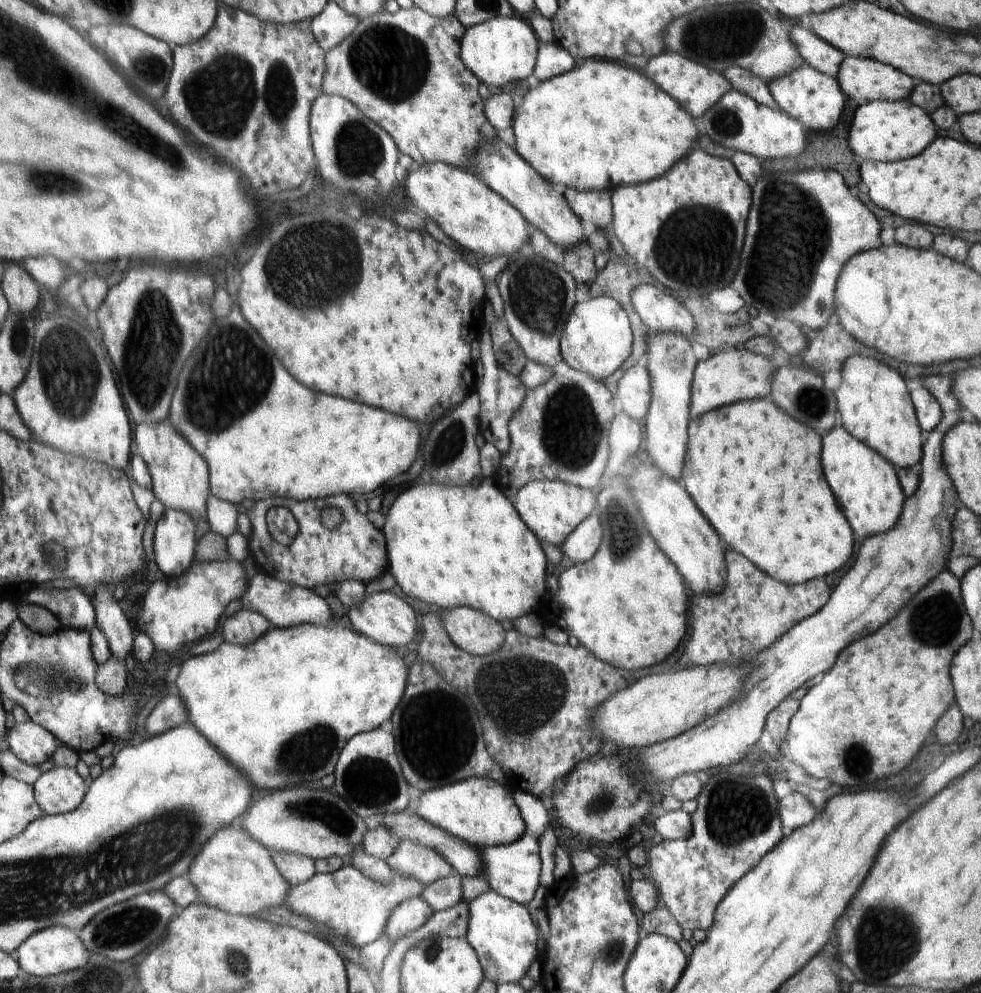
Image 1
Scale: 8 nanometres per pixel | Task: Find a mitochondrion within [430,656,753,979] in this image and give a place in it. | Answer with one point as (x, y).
(610, 954)

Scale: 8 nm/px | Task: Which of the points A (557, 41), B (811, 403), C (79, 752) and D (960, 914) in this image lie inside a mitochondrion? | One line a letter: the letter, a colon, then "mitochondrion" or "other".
A: other
B: mitochondrion
C: other
D: other

